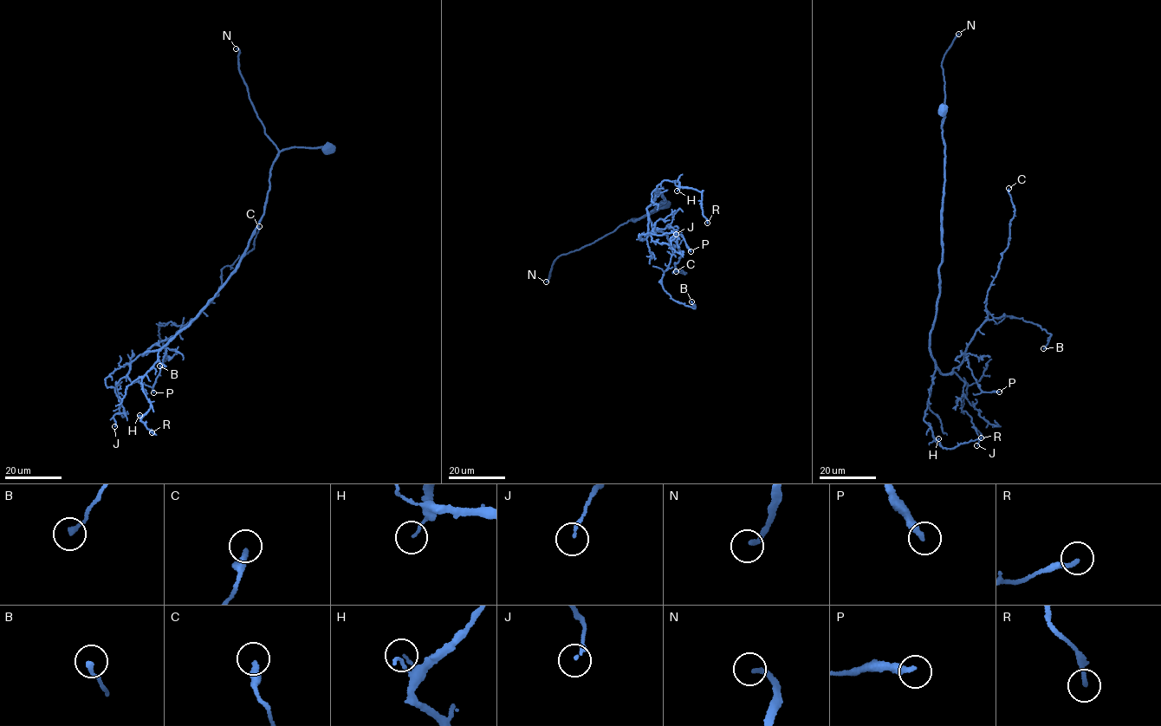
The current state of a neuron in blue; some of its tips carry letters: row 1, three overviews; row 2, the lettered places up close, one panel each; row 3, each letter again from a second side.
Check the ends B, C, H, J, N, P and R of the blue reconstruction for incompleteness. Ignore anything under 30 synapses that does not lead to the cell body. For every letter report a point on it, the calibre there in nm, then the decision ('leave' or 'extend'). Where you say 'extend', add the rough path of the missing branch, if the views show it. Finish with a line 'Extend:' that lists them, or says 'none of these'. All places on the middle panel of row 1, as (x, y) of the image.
B: (691, 301) | 200 nm | leave
C: (676, 271) | 300 nm | leave
H: (677, 191) | 90 nm | leave
J: (676, 234) | 150 nm | leave
N: (546, 281) | 200 nm | extend
P: (690, 251) | 320 nm | leave
R: (707, 223) | 180 nm | leave
Extend: N

